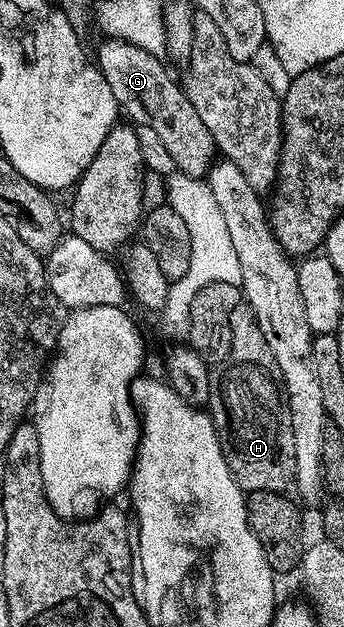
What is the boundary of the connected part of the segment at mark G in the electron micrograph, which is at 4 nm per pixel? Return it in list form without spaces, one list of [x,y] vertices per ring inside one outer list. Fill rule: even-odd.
[[[105,39],[102,42],[97,49],[97,57],[95,53],[95,64],[103,79],[107,79],[118,106],[124,112],[125,109],[129,112],[128,120],[140,127],[151,127],[151,131],[159,134],[159,139],[171,154],[176,172],[204,178],[219,152],[211,131],[199,119],[198,112],[188,101],[188,95],[178,78],[176,81],[169,74],[162,58],[143,51],[143,47],[135,47],[129,41],[116,39]]]

